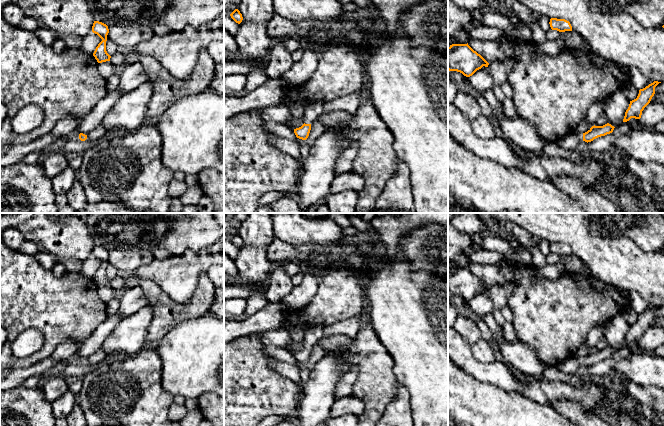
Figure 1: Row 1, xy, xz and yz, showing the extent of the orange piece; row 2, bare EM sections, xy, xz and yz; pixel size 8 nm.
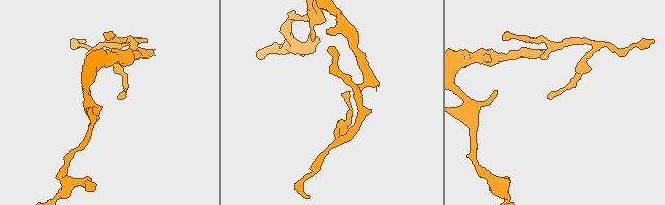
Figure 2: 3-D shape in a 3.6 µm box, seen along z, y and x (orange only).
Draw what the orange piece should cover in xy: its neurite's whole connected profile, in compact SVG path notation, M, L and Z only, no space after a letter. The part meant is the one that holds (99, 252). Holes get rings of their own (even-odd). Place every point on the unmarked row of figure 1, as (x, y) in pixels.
M94 245L92 256L97 258L102 263L102 265L96 271L93 280L98 287L110 285L111 280L106 275L106 265L109 257L108 250L102 246Z

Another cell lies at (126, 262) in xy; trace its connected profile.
M112 249L108 253L107 264L113 265L120 274L126 276L154 260L151 251Z

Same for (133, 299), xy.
M138 285L124 289L119 301L120 308L117 313L122 319L135 314L148 304L144 292Z

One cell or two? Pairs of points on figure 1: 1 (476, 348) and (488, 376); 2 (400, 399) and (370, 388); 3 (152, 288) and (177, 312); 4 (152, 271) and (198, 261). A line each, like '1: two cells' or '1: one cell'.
1: two cells
2: two cells
3: one cell
4: one cell

